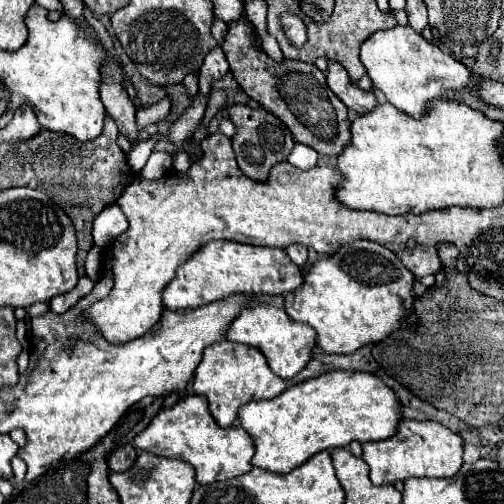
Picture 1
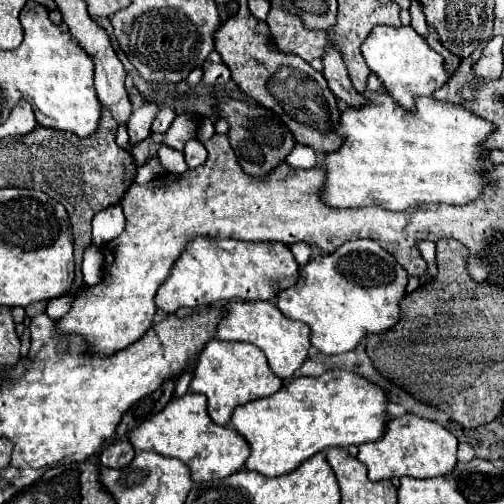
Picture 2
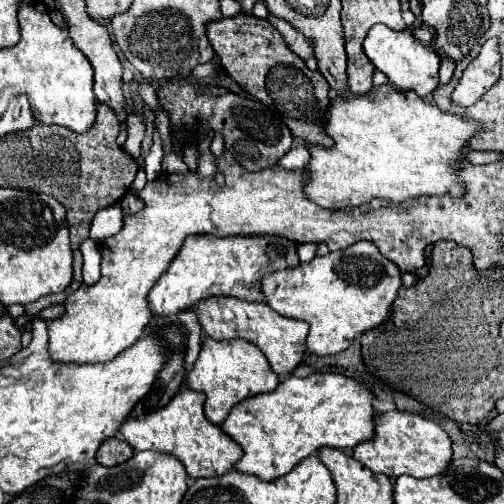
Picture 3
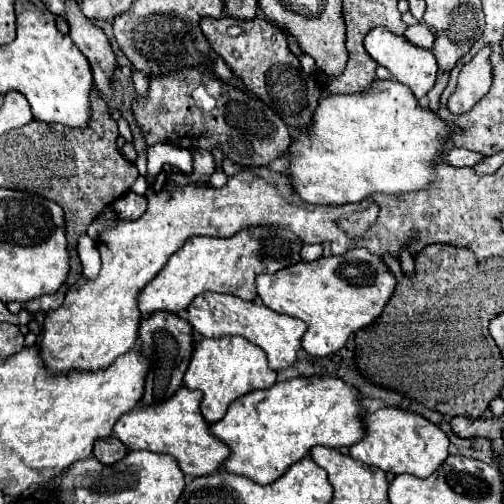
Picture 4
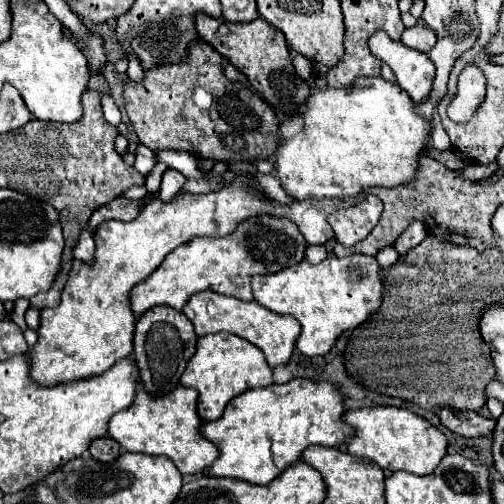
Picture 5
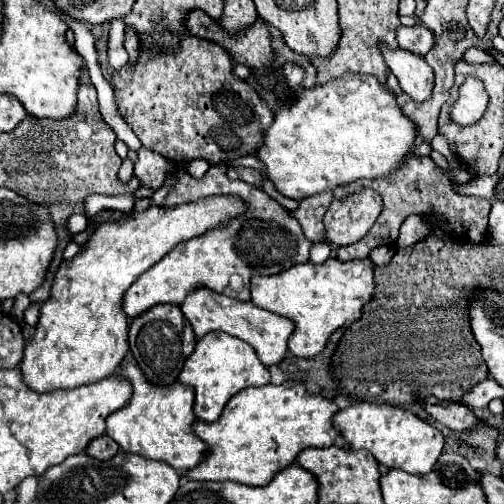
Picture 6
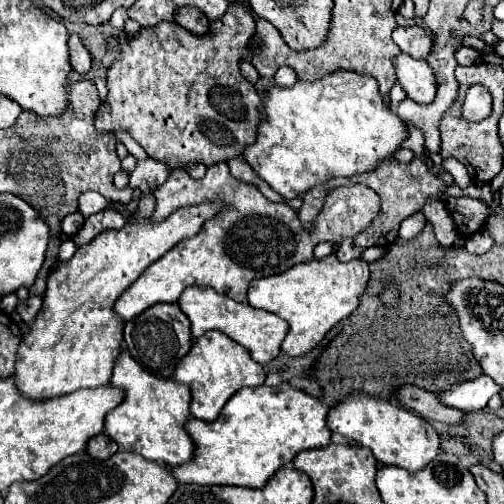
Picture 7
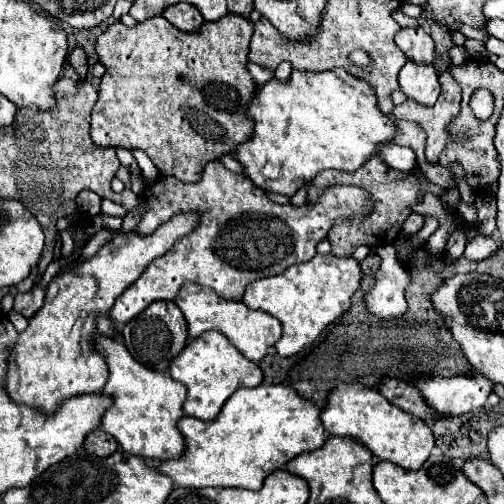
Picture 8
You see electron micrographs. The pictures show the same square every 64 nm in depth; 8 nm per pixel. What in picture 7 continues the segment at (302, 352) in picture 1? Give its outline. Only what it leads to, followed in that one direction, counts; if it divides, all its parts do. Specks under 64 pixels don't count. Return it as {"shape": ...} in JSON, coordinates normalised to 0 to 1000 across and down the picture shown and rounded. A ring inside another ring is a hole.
{"shape":[[[373,567],[361,579],[361,587],[353,595],[353,607],[373,627],[377,655],[381,655],[385,671],[397,671],[413,655],[437,655],[448,667],[456,667],[464,679],[480,683],[496,698],[500,714],[516,718],[516,722],[528,722],[528,718],[536,718],[540,710],[552,706],[556,679],[563,675],[563,667],[571,659],[571,643],[560,631],[552,631],[548,623],[500,611],[496,603],[464,599],[460,591],[448,591],[433,579],[425,579],[421,571]]]}

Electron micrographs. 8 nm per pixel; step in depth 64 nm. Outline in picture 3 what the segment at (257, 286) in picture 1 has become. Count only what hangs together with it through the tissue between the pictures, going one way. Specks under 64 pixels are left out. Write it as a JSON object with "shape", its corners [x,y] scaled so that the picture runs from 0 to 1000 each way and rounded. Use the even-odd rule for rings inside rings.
{"shape":[[[377,468],[337,520],[321,552],[294,583],[294,611],[310,627],[345,627],[413,587],[464,587],[492,599],[524,599],[516,556],[524,544],[587,528],[587,480],[563,468]]]}

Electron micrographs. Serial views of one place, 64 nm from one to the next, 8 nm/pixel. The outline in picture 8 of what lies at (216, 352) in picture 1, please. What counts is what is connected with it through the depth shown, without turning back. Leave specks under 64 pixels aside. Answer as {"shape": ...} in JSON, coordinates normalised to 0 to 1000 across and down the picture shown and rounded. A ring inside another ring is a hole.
{"shape":[[[405,659],[401,667],[373,675],[357,706],[341,714],[333,738],[373,770],[365,821],[397,833],[421,833],[472,770],[508,770],[520,758],[520,734],[512,722],[484,710],[437,659]]]}

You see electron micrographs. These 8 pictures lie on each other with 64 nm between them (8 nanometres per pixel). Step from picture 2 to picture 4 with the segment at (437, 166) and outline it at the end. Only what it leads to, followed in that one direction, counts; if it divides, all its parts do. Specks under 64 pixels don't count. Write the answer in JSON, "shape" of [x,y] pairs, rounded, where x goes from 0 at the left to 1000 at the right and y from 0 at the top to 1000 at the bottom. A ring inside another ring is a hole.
{"shape":[[[742,159],[722,183],[710,183],[710,187],[655,187],[655,190],[635,190],[631,198],[631,210],[627,210],[627,222],[619,226],[619,246],[611,254],[587,254],[583,258],[583,274],[575,282],[575,294],[567,298],[567,313],[575,317],[571,321],[571,333],[563,337],[563,345],[579,357],[579,373],[591,381],[591,389],[603,397],[603,401],[615,401],[615,405],[690,405],[690,401],[714,401],[722,393],[730,393],[734,385],[742,381],[766,381],[766,385],[802,385],[802,381],[817,381],[817,377],[837,377],[849,361],[857,361],[861,353],[861,337],[857,337],[857,321],[873,313],[873,298],[877,298],[877,286],[873,286],[873,274],[889,274],[893,270],[893,250],[873,238],[865,226],[857,226],[853,218],[841,218],[829,198],[821,194],[821,187],[794,163],[786,159]]]}

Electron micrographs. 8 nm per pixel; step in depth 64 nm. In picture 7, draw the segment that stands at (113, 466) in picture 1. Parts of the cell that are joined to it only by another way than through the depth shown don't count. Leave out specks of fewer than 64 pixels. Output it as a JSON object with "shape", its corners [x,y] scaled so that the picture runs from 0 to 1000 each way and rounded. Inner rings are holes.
{"shape":[[[194,861],[194,865],[187,865],[183,873],[175,873],[171,893],[175,893],[179,905],[198,909],[198,913],[210,913],[210,909],[218,909],[218,905],[234,893],[234,881],[230,881],[218,865]]]}

